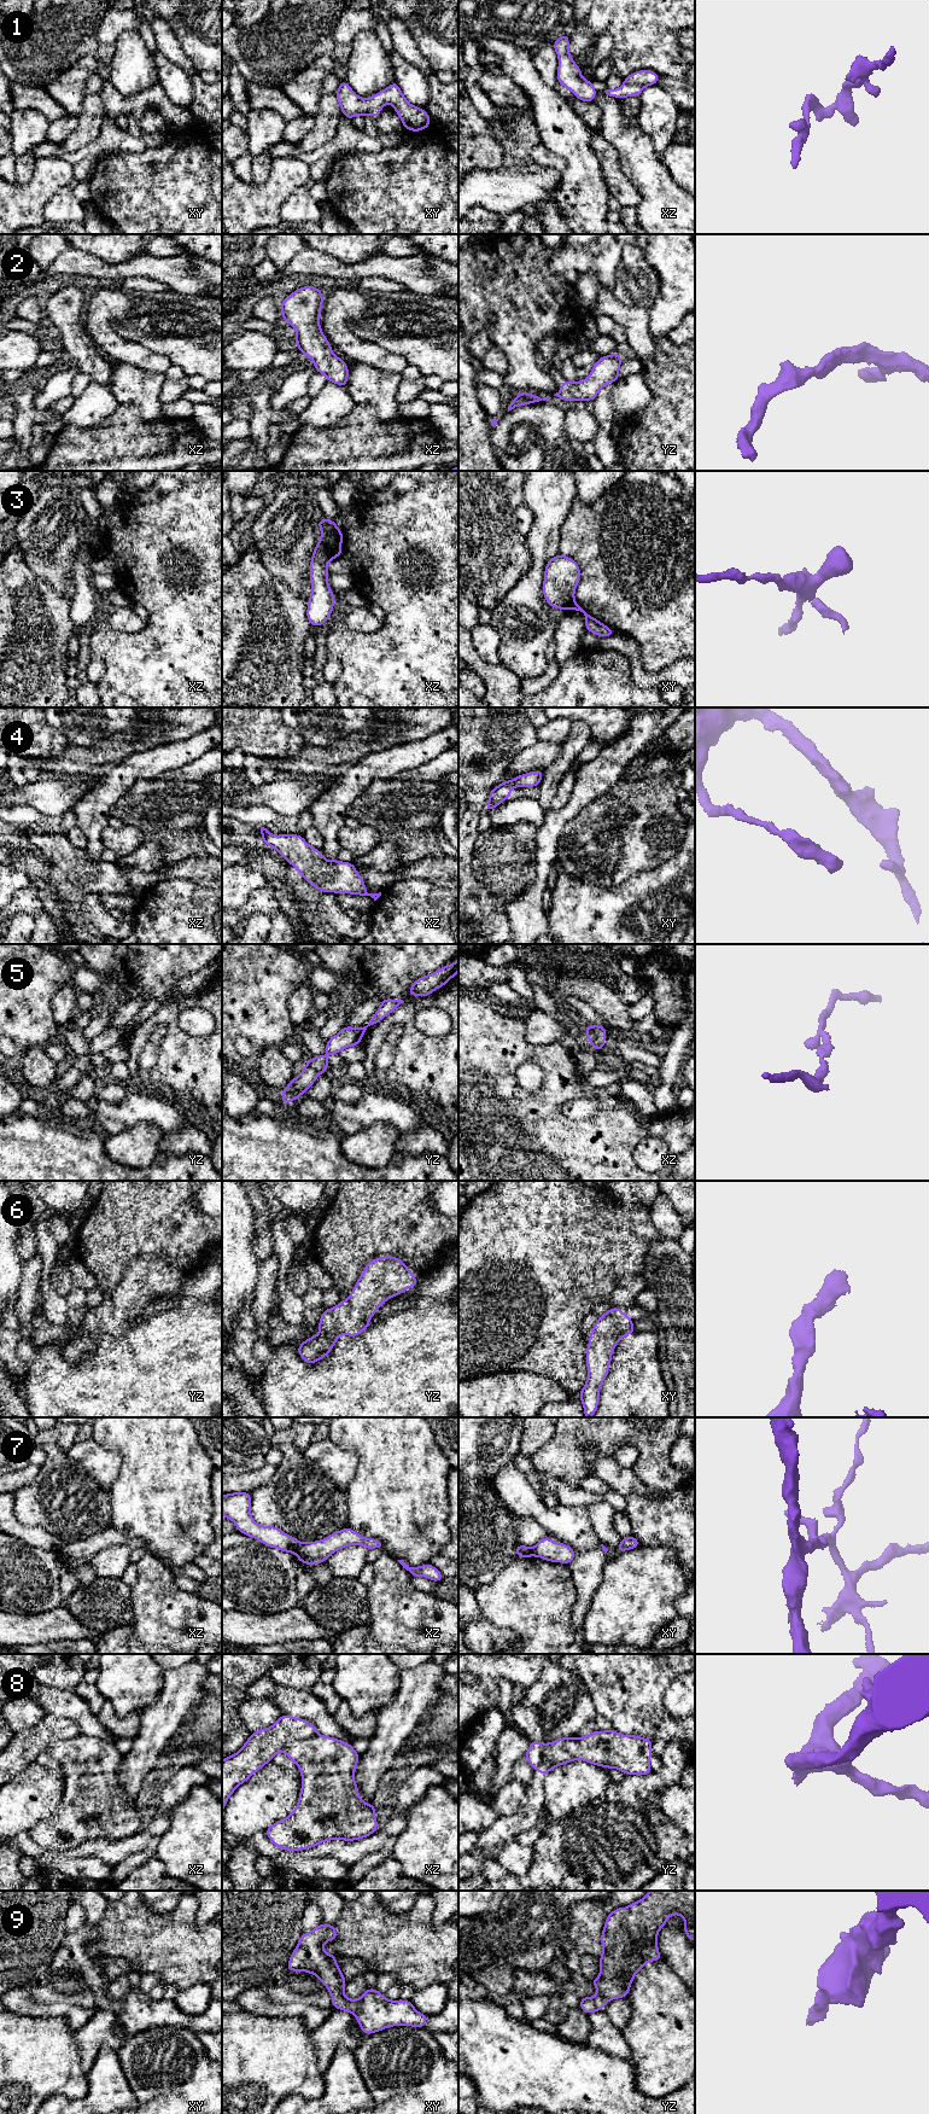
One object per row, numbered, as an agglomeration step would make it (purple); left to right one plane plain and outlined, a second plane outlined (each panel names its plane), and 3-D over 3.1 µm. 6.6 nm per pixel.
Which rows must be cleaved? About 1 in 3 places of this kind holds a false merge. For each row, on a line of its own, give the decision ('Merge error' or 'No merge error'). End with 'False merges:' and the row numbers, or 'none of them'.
1: No merge error
2: No merge error
3: Merge error
4: No merge error
5: No merge error
6: No merge error
7: Merge error
8: Merge error
9: No merge error
False merges: 3, 7, 8

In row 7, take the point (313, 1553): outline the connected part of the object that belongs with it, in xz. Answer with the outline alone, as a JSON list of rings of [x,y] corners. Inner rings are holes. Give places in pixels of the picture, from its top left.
[[[350,1527],[333,1532],[331,1536],[316,1541],[302,1543],[296,1555],[300,1563],[316,1566],[323,1563],[333,1553],[349,1545],[363,1545],[368,1550],[384,1549],[384,1543],[375,1538],[364,1538]]]

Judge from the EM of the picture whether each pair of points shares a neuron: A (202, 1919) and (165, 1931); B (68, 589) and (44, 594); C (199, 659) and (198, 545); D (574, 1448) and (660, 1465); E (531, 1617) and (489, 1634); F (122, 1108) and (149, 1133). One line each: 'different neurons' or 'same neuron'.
A: different neurons
B: different neurons
C: same neuron
D: same neuron
E: different neurons
F: different neurons

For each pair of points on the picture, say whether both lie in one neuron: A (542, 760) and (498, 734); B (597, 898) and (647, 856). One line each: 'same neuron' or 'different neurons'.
A: different neurons
B: different neurons

